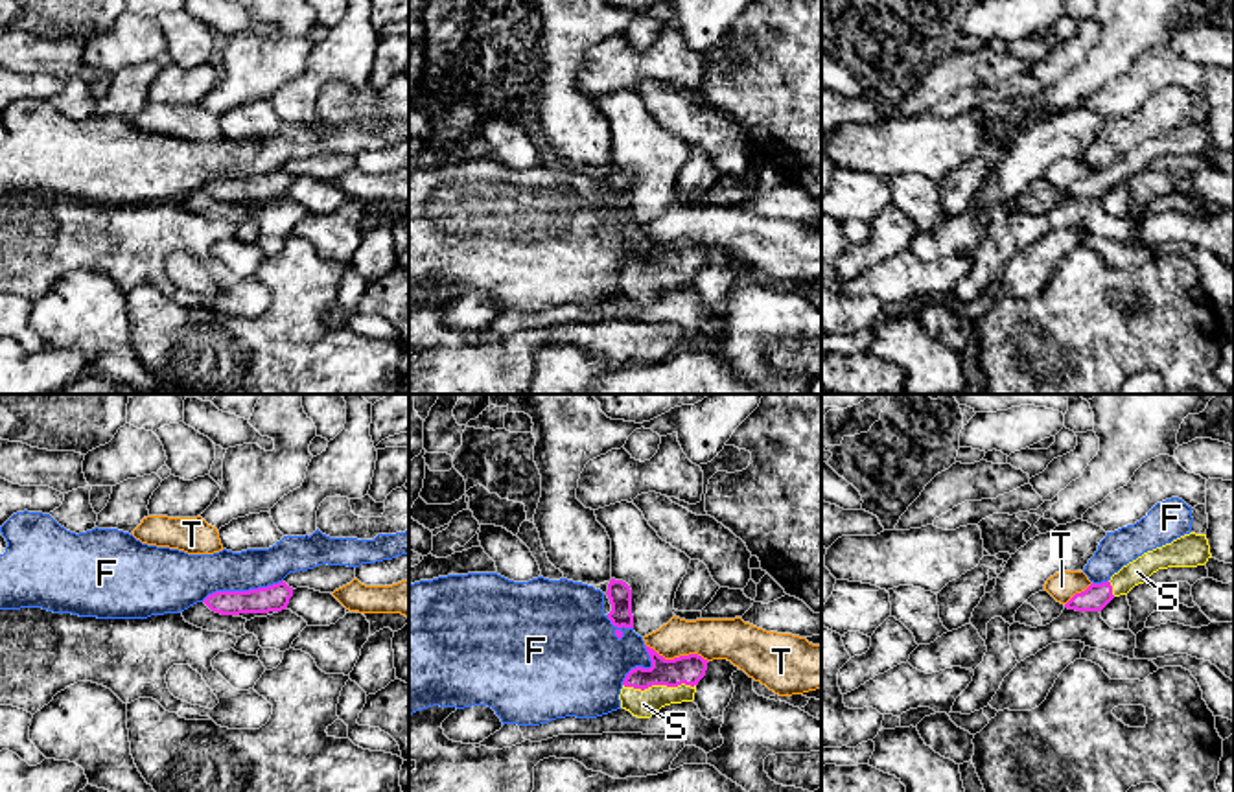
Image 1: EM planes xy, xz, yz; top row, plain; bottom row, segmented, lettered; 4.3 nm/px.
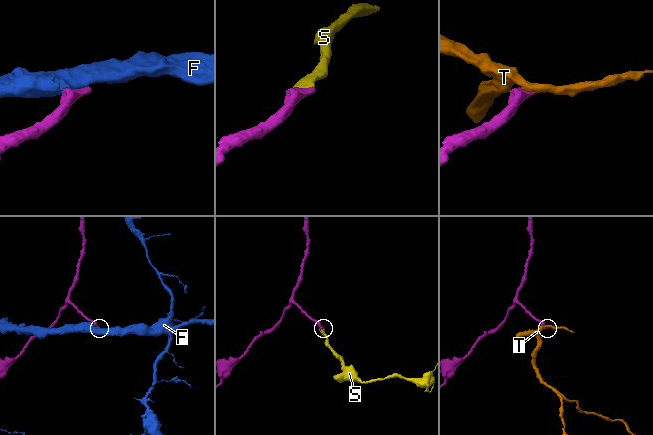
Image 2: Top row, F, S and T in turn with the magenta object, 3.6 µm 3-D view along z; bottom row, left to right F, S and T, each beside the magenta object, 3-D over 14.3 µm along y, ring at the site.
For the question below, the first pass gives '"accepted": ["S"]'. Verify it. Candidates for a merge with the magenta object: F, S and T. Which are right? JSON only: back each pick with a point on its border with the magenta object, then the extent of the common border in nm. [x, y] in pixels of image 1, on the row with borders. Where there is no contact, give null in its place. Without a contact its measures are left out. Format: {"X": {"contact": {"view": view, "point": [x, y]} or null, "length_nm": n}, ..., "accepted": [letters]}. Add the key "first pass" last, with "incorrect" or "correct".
{"S": {"contact": {"view": "xz", "point": [660, 684]}, "length_nm": 320}, "accepted": ["S"], "first pass": "correct"}

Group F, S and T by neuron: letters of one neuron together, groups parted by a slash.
F / S / T

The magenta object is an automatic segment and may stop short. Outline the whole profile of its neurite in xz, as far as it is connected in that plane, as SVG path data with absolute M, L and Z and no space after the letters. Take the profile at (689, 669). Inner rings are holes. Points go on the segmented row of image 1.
M645 648L652 667L635 667L626 674L619 694L621 707L637 718L650 718L665 705L693 702L709 661L698 654L665 659L654 648Z

